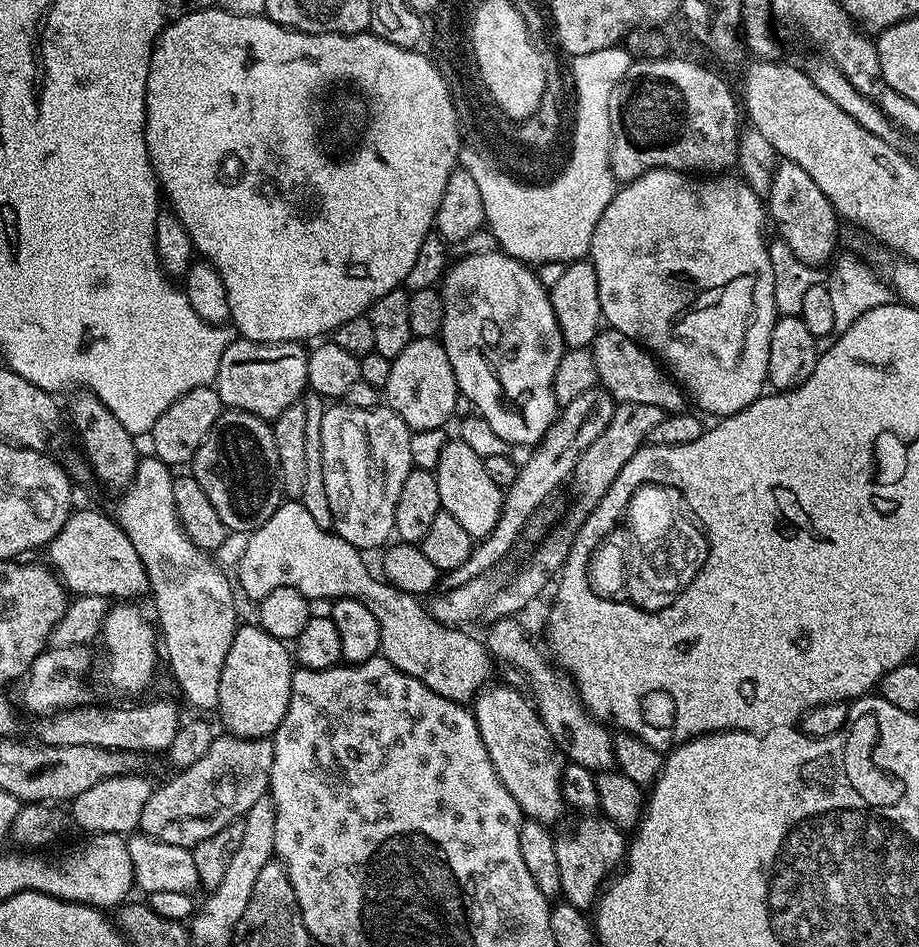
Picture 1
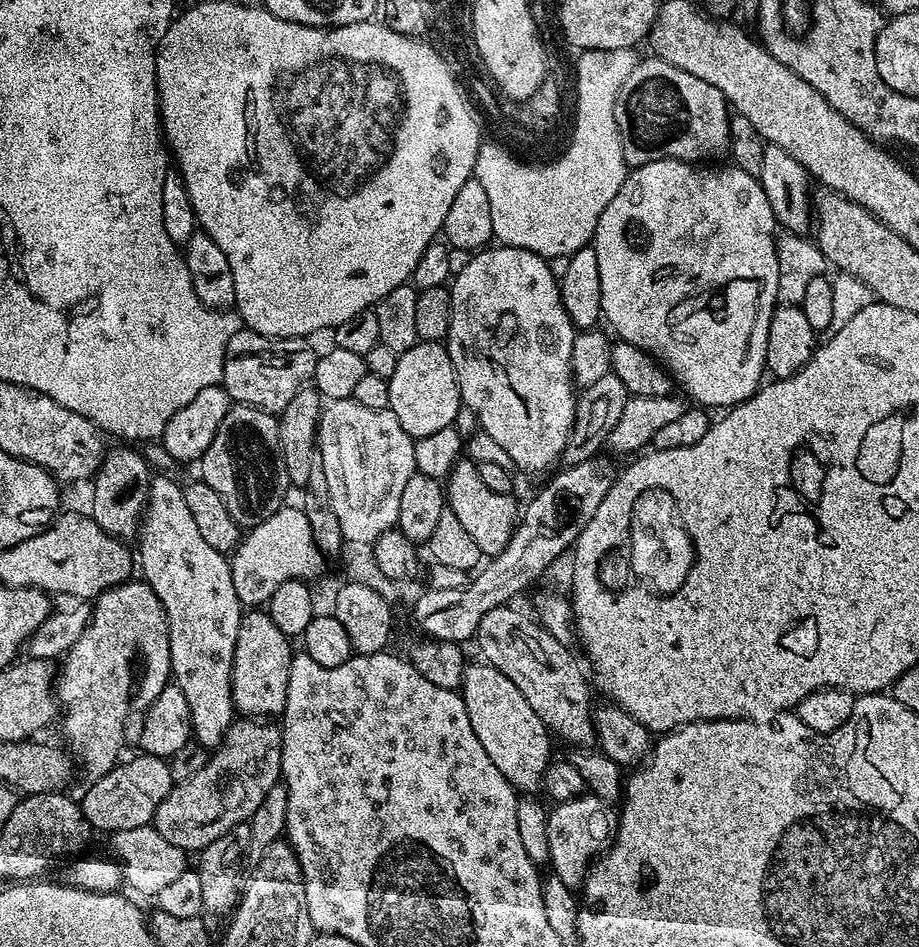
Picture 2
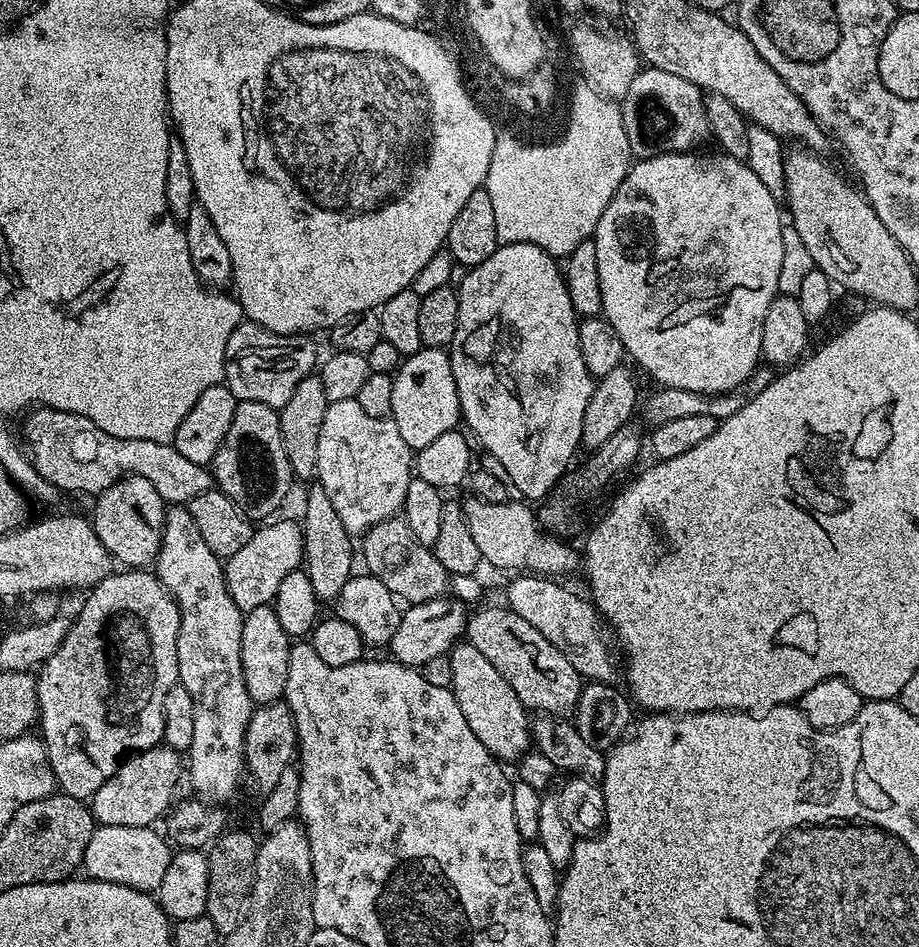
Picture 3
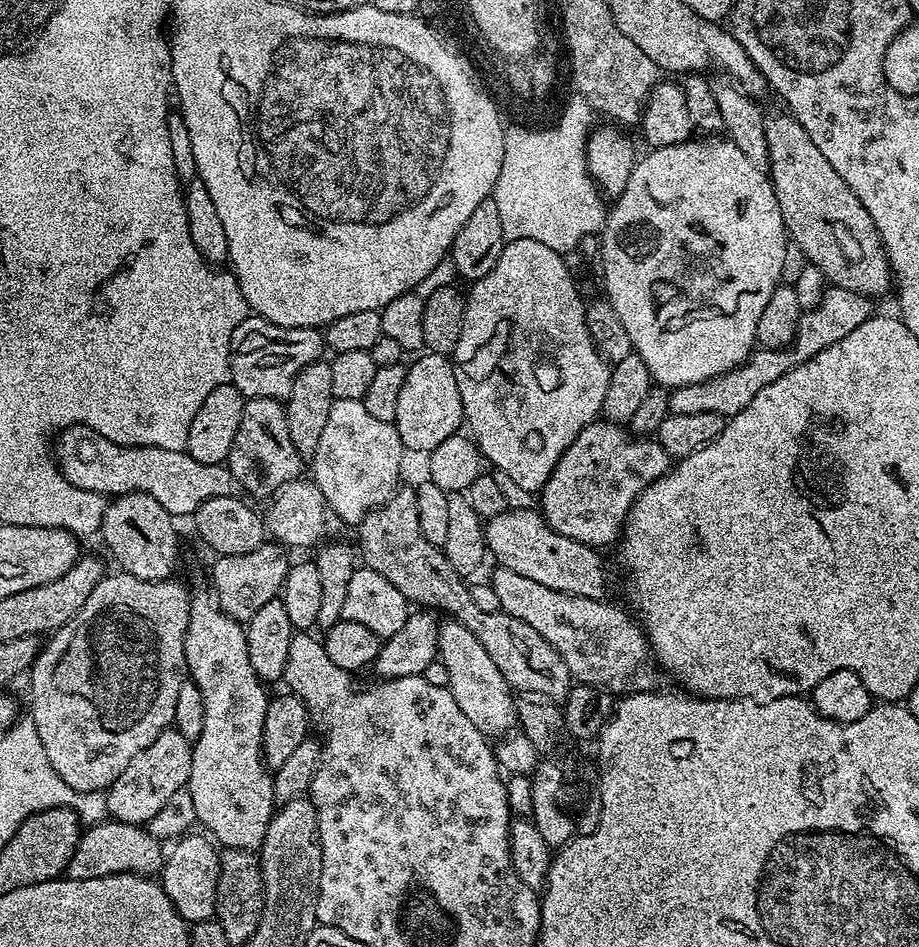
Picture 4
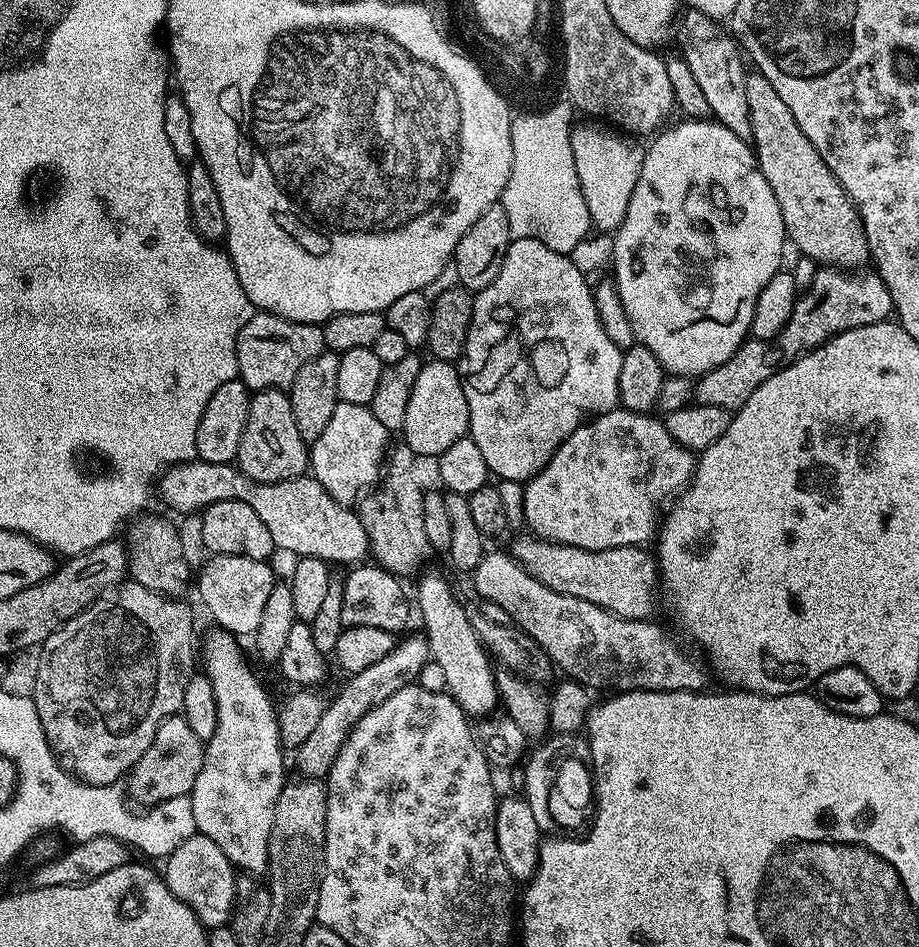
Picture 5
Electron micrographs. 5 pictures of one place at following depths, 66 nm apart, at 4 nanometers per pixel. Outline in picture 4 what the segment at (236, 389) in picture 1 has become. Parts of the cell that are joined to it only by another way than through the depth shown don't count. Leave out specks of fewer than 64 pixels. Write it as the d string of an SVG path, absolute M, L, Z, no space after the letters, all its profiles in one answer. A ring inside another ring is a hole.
M255 314L232 332L232 353L228 359L230 382L247 399L274 398L287 401L294 378L306 367L321 359L326 345L321 329L283 328Z

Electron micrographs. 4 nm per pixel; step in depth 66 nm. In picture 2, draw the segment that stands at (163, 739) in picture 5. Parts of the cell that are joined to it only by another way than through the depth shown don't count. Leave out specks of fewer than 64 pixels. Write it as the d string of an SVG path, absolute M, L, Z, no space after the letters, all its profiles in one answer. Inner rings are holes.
M136 754L133 760L128 760L125 764L124 762L125 760L117 763L104 777L91 781L88 786L90 788L84 794L84 800L79 801L81 810L86 814L86 818L92 823L93 829L97 833L111 834L122 830L134 830L134 826L152 824L156 819L156 811L162 798L166 798L166 794L170 794L170 790L174 786L174 779L172 780L172 772L168 769L169 761L167 759L147 754Z

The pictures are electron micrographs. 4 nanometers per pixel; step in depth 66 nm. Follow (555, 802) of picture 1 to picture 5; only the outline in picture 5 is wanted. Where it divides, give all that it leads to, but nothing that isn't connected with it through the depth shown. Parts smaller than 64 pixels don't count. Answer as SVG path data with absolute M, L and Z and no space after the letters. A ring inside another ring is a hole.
M426 572L419 577L421 580L416 596L414 592L414 604L420 607L420 620L424 623L422 634L428 640L431 663L443 671L448 695L458 702L465 714L472 718L487 717L497 711L500 698L496 672L488 666L489 655L472 629L471 615L467 611L464 613L463 606L452 597L447 582L436 572Z

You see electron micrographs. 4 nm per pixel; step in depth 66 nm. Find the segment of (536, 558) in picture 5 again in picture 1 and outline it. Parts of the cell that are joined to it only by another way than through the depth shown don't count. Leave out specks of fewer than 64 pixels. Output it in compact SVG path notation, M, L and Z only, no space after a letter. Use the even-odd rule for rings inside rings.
M459 438L449 439L444 447L436 467L436 481L438 482L438 498L443 511L450 514L450 518L461 524L462 530L474 538L487 538L494 530L504 508L505 489L499 486L486 474L484 458L479 456Z

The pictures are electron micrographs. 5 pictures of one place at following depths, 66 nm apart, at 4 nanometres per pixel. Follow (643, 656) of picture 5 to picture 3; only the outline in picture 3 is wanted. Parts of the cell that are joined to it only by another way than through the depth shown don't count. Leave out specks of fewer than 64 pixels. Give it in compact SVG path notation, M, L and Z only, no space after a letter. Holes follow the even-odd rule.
M520 574L508 588L507 607L514 609L546 642L558 646L566 658L570 658L570 666L578 670L585 681L598 684L612 684L616 676L616 660L608 649L608 640L604 637L602 617L591 599L575 596L560 582L535 574Z

